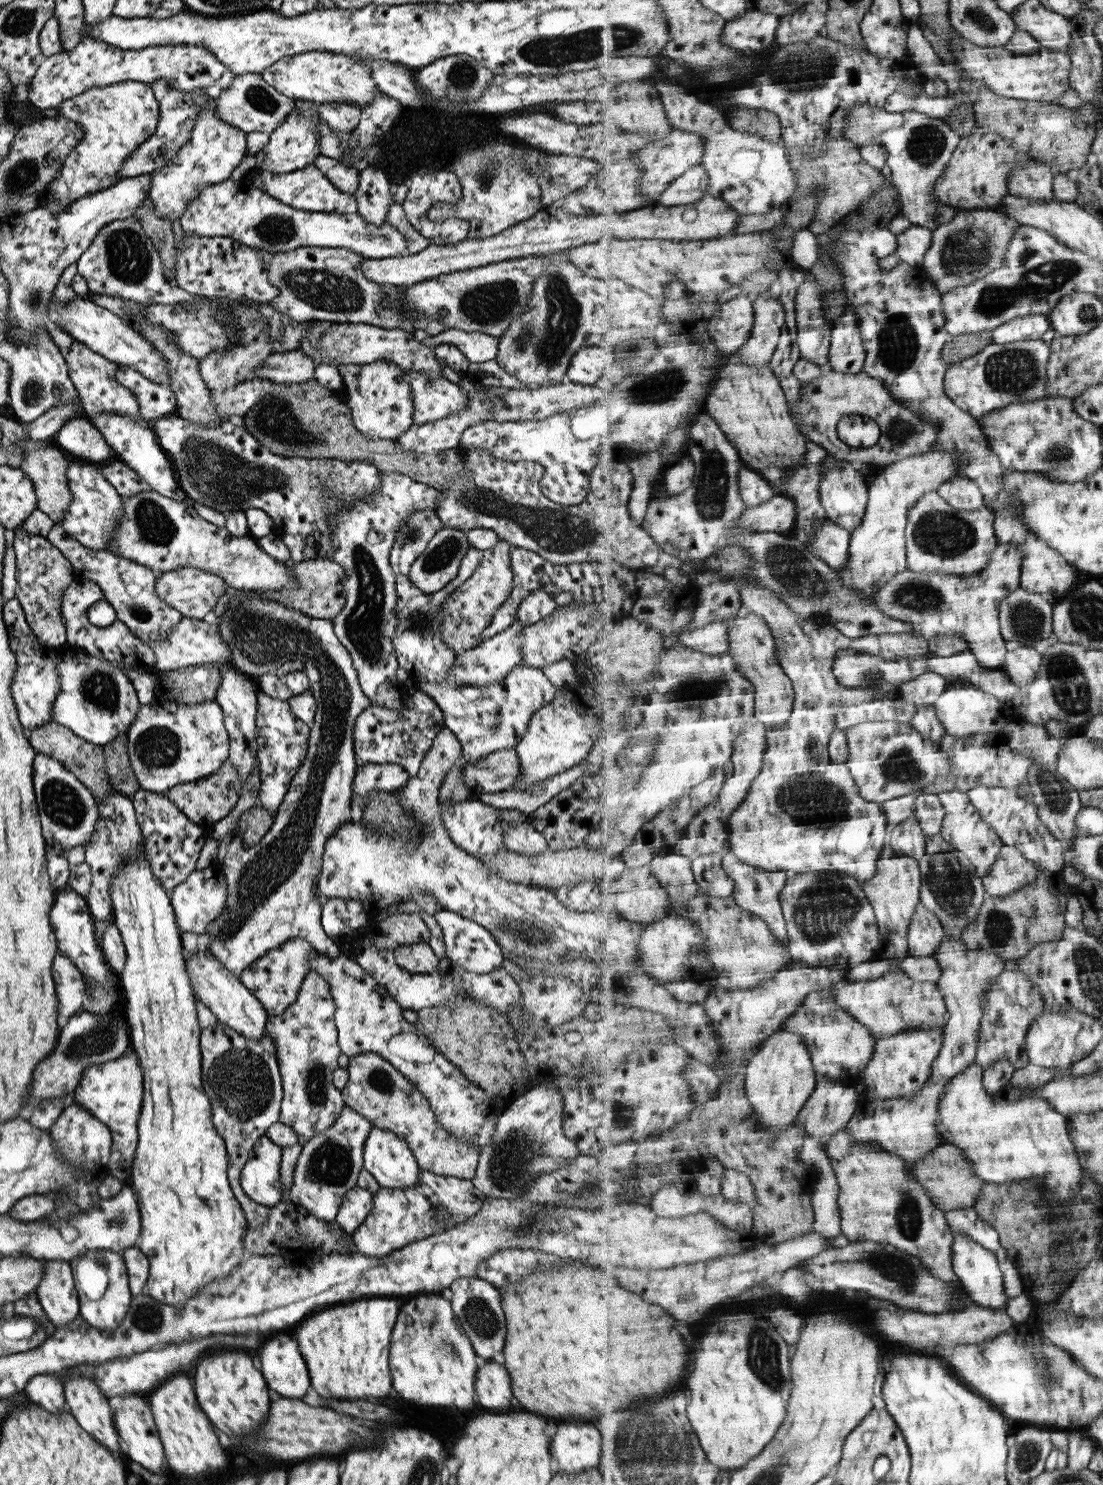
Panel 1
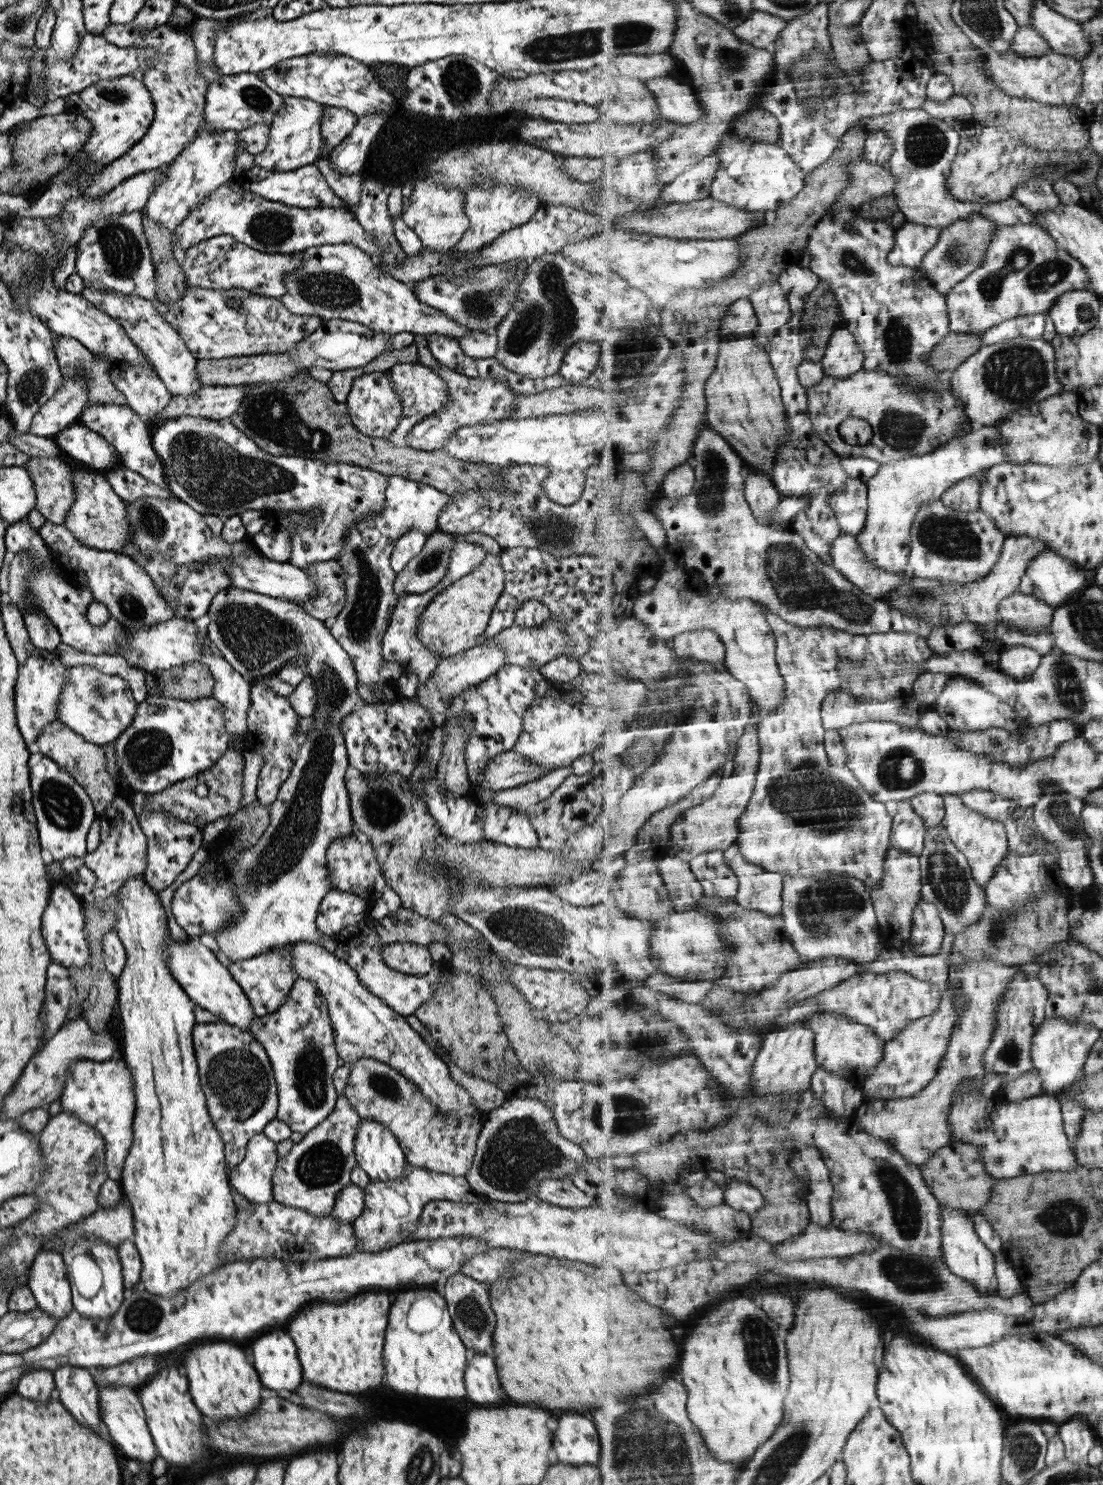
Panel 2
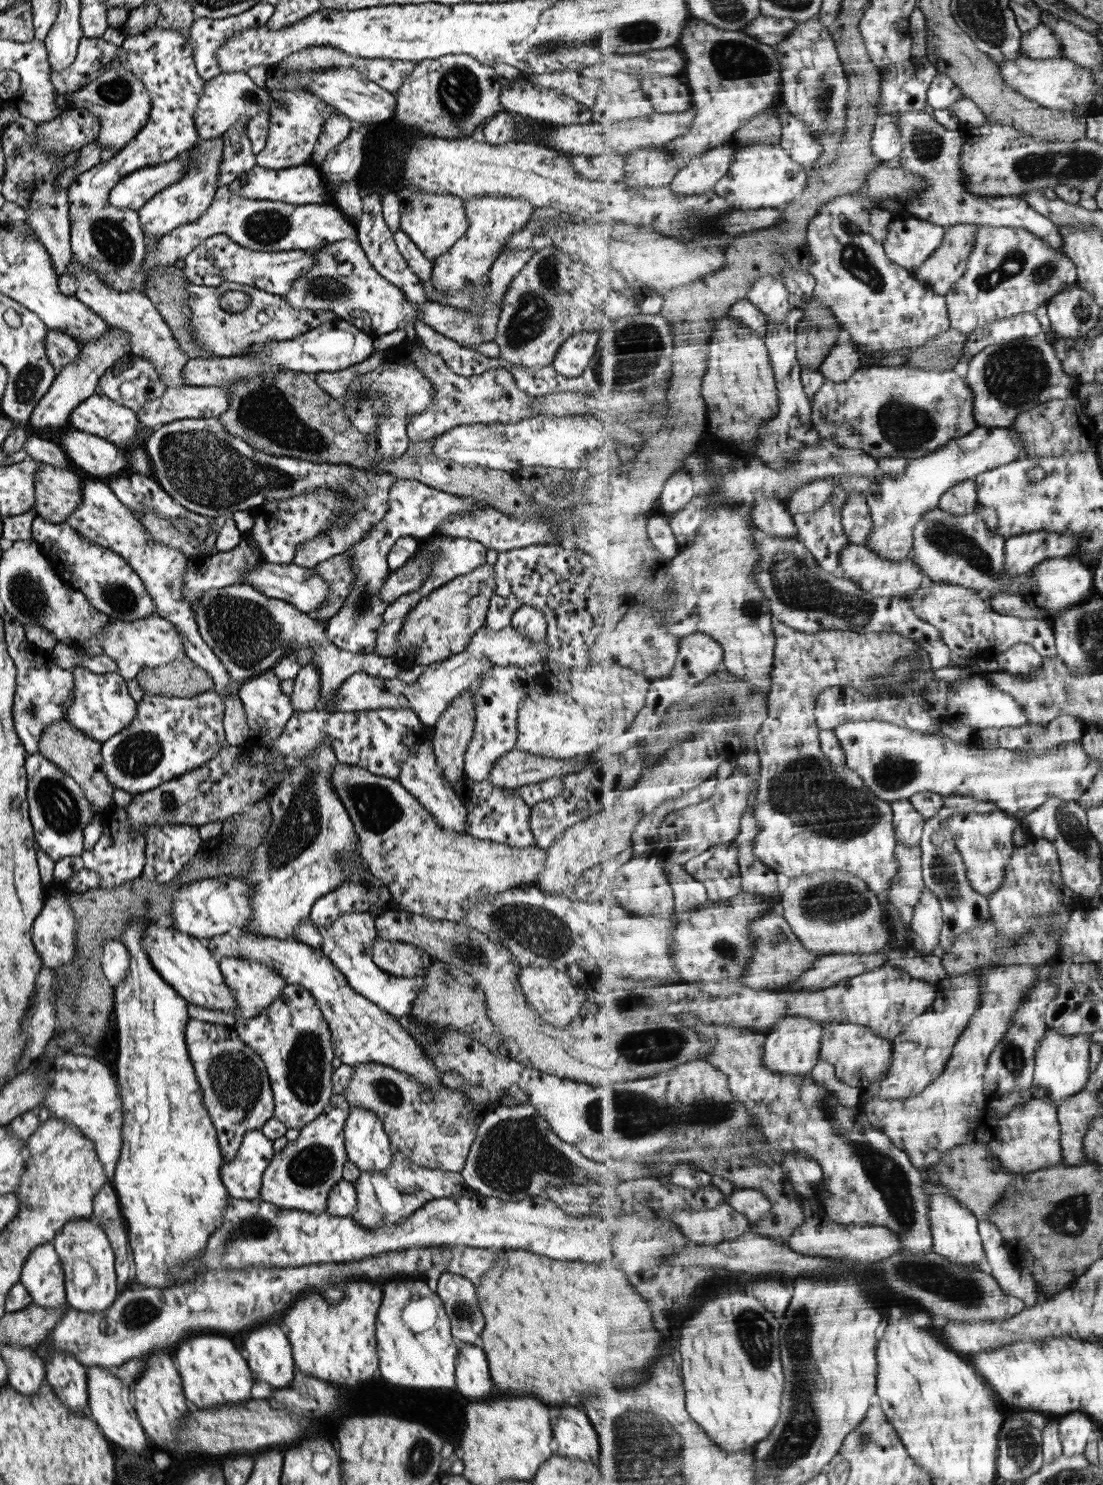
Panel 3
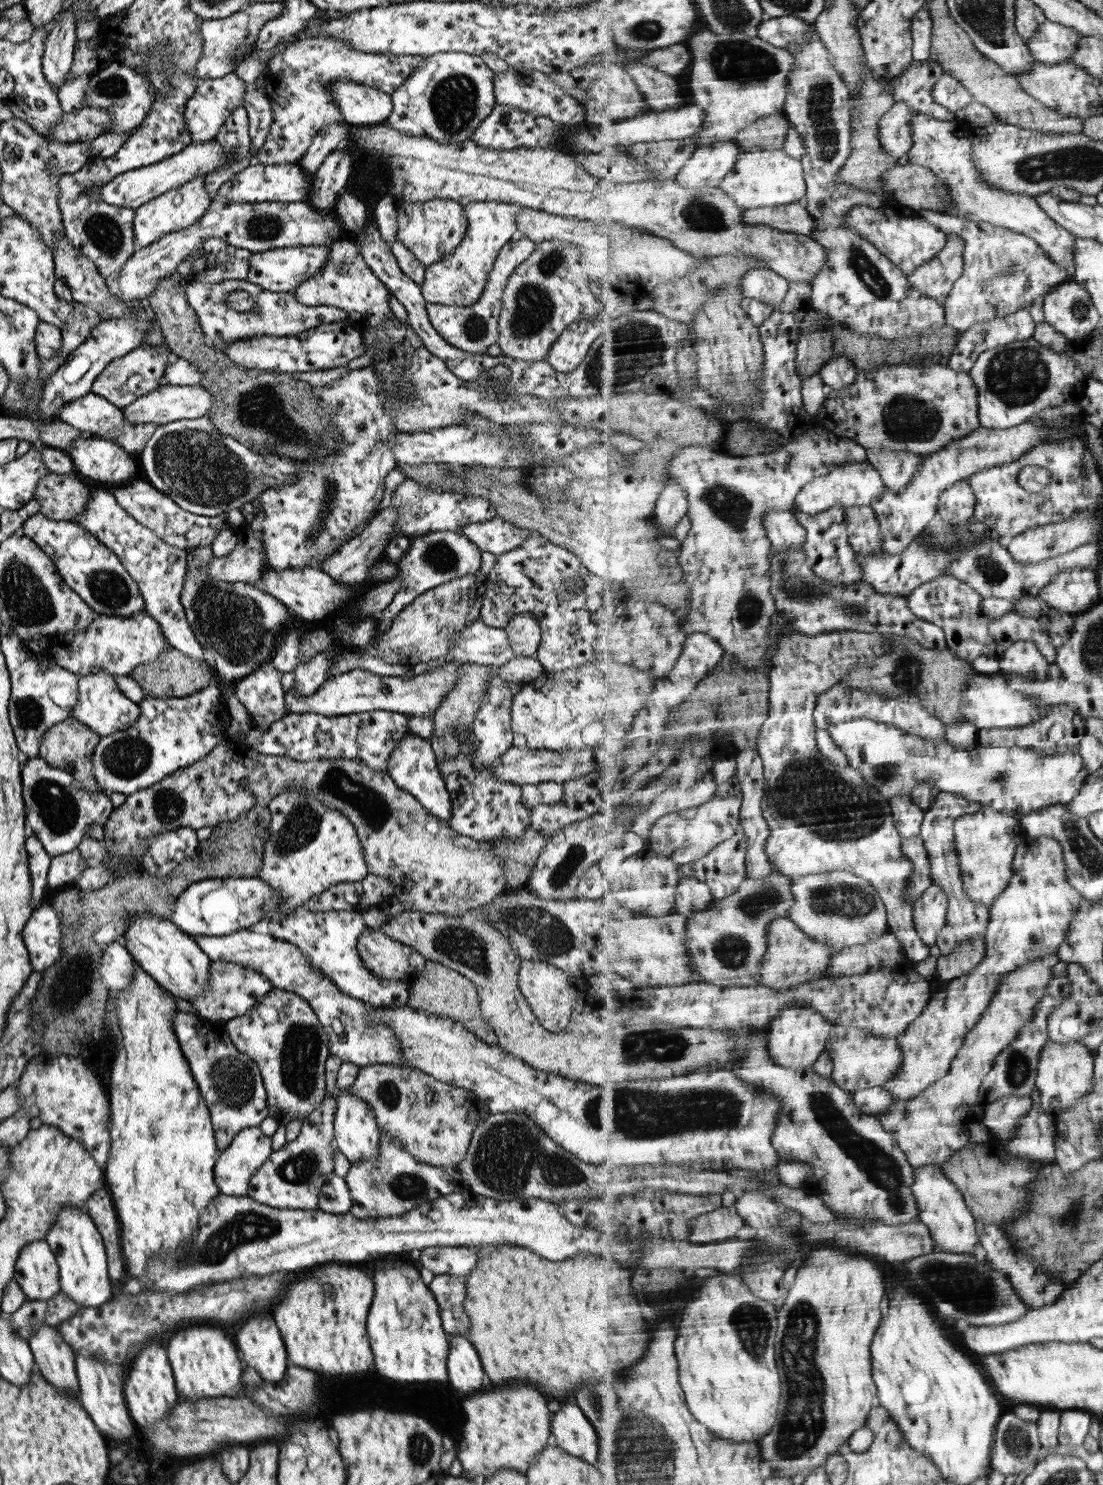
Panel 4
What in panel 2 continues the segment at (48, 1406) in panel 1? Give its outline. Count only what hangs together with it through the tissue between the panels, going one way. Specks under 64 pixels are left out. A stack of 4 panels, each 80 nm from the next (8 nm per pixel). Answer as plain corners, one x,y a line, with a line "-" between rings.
44,1368
24,1370
19,1375
14,1392
26,1399
47,1402
55,1397
52,1372

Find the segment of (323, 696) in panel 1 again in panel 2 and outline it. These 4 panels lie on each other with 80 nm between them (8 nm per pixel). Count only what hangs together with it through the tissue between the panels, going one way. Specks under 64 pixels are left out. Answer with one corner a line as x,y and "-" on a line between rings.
229,586
223,590
219,590
218,593
215,593
211,597
211,602
208,604
206,615
207,620
209,620
209,624
206,626
206,637
210,640
213,650
215,652
218,650
220,656
225,659
225,662
227,662
227,664
229,664
235,672
238,672
241,675
243,680
252,682
258,678
265,678
267,675
276,673
285,662
295,659
297,655
301,655
303,658
306,658
306,666
303,670
312,678
316,696
316,707
314,708
313,714
316,718
316,723
314,724
313,730
309,734
305,735
305,739
300,742
295,762
289,770
288,777
278,786
277,796
269,805
270,816
266,829
262,832
257,842
247,850
243,851
230,847
232,868
231,871
229,871
229,876
231,876
232,880
232,891
234,892
234,897
240,906
240,916
238,916
238,919
235,922
232,922
232,924
228,924
225,928
220,928
219,930
212,932
215,942
217,943
217,953
221,957
223,955
228,964
231,964
231,962
247,960
247,958
253,958
261,955
265,951
271,951
271,948
289,945
289,943
308,942
315,944
315,946
321,946
320,942
318,942
321,932
315,926
314,920
321,899
325,896
325,893
328,890
332,889
332,882
328,877
328,868
326,867
325,851
331,842
333,842
336,838
345,838
346,836
352,834
352,831
355,831
349,810
349,797
343,782
344,772
349,768
347,764
347,751
345,751
342,731
339,731
338,727
342,718
346,717
346,714
349,714
354,709
355,705
364,703
356,693
357,680
354,666
352,665
347,652
339,646
339,643
331,636
331,633
325,625
323,625
324,622
311,618
310,615
305,614
302,608
296,603
291,603
290,601
281,600
279,598
271,598
262,594
257,594
256,592
251,592
250,590
243,590

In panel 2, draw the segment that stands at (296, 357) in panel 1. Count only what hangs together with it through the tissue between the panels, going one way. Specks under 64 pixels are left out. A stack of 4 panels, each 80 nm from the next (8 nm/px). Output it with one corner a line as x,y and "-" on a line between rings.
265,353
259,355
236,356
222,359
196,359
196,379
200,386
237,386
247,383
275,382
293,375
299,376
304,370
286,353

